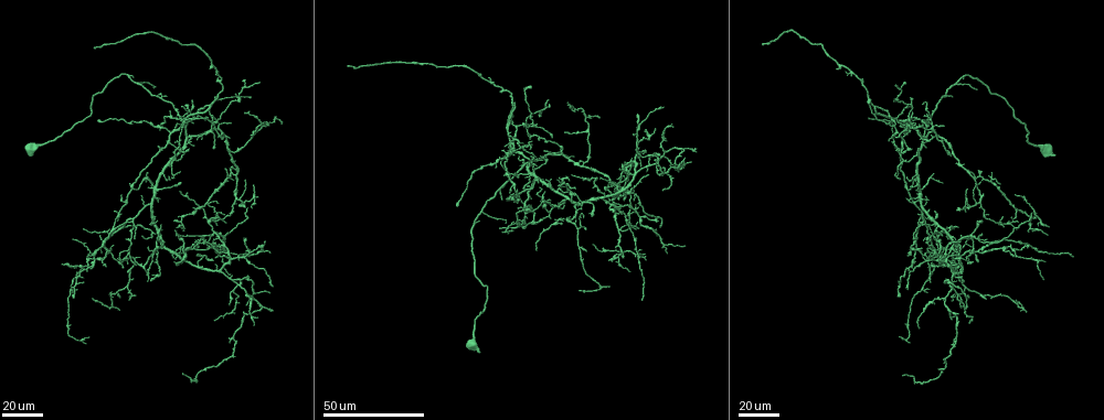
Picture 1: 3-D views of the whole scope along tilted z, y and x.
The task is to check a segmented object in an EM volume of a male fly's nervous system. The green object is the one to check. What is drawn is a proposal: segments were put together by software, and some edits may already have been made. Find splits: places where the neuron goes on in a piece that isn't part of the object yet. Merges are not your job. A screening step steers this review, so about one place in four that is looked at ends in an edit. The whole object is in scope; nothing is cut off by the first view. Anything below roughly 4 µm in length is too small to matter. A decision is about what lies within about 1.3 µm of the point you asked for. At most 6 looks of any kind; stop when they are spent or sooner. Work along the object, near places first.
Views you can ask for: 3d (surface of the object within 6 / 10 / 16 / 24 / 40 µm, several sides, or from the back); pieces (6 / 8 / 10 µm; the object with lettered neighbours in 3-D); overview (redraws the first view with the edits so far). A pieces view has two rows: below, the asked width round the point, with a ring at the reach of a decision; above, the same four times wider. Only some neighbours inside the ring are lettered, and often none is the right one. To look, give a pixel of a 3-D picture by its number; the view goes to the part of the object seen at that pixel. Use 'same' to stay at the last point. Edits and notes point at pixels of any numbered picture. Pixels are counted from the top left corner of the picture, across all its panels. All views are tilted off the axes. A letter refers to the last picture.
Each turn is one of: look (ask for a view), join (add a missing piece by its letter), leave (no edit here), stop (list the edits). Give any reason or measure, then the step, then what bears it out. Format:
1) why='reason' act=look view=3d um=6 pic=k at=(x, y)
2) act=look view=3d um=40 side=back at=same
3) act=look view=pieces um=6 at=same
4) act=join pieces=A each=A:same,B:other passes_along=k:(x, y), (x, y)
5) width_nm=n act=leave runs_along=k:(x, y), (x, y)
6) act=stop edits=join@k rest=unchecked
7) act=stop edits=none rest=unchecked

why='branch stops here' act=look view=3d um=24 pic=1 at=(95, 45)

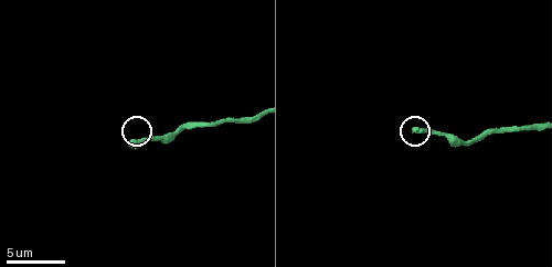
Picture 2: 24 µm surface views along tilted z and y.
why='what lies round it' act=look view=pieces um=6 pic=2 at=(416, 127)

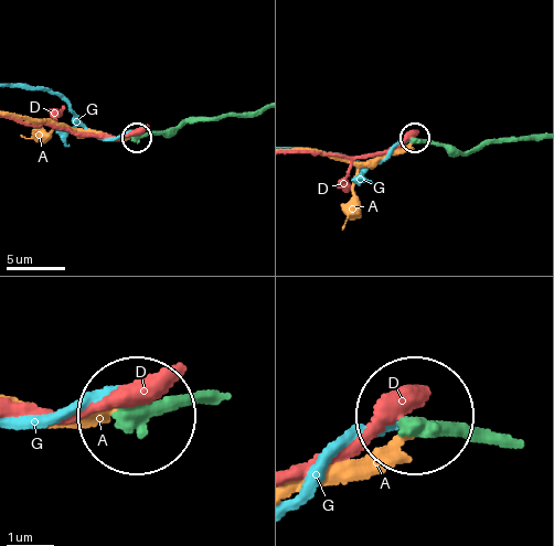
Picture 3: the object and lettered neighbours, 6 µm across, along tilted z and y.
act=leave each=A:other,D:other,G:other found='no lettered piece goes on from it'

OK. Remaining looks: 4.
why='free end' act=look view=3d um=40 pic=1 at=(207, 118)

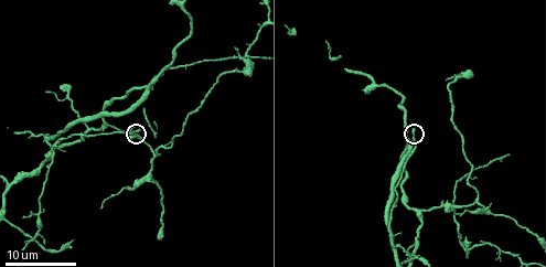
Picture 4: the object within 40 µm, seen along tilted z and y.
act=look view=pieces um=10 pic=4 at=(415, 131)

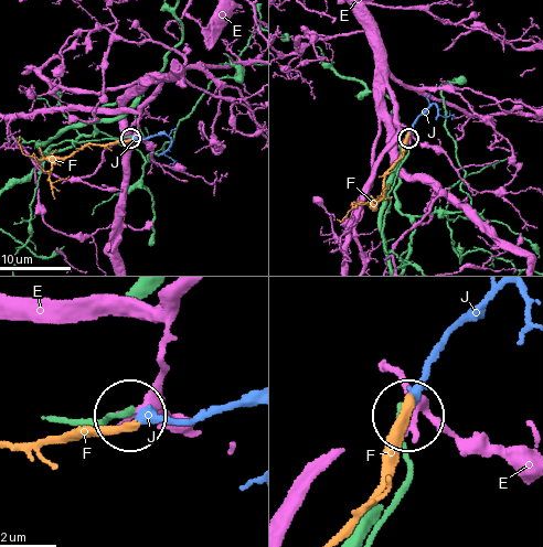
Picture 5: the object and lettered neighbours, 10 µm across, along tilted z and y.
width_nm=220 act=leave each=E:other,F:other,J:other runs_along=5:(49, 148), (66, 140), (128, 138) found='no lettered piece goes on from it'

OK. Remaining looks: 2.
why='an open end' act=look view=3d um=40 pic=1 at=(960, 234)

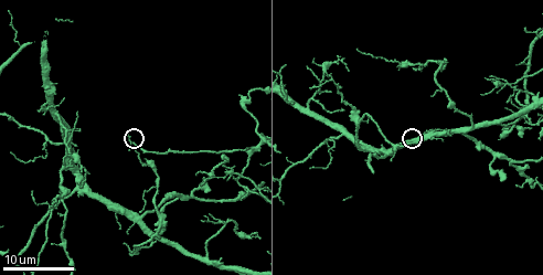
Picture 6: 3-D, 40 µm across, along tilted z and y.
act=look view=pieces um=8 pic=6 at=(133, 144)

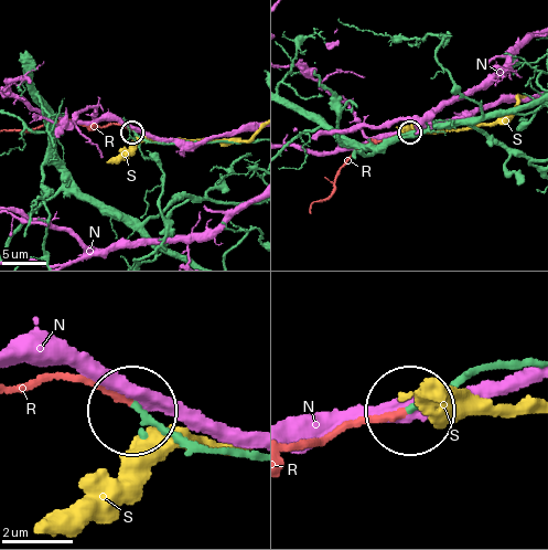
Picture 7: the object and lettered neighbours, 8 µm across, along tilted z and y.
width_nm=190 act=join pieces=R each=N:other,R:same,S:other passes_along=7:(238, 457), (192, 445), (137, 406), (71, 378), (15, 387) found='it goes on there'

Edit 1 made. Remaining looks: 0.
act=stop edits=join@7 rest=unchecked

